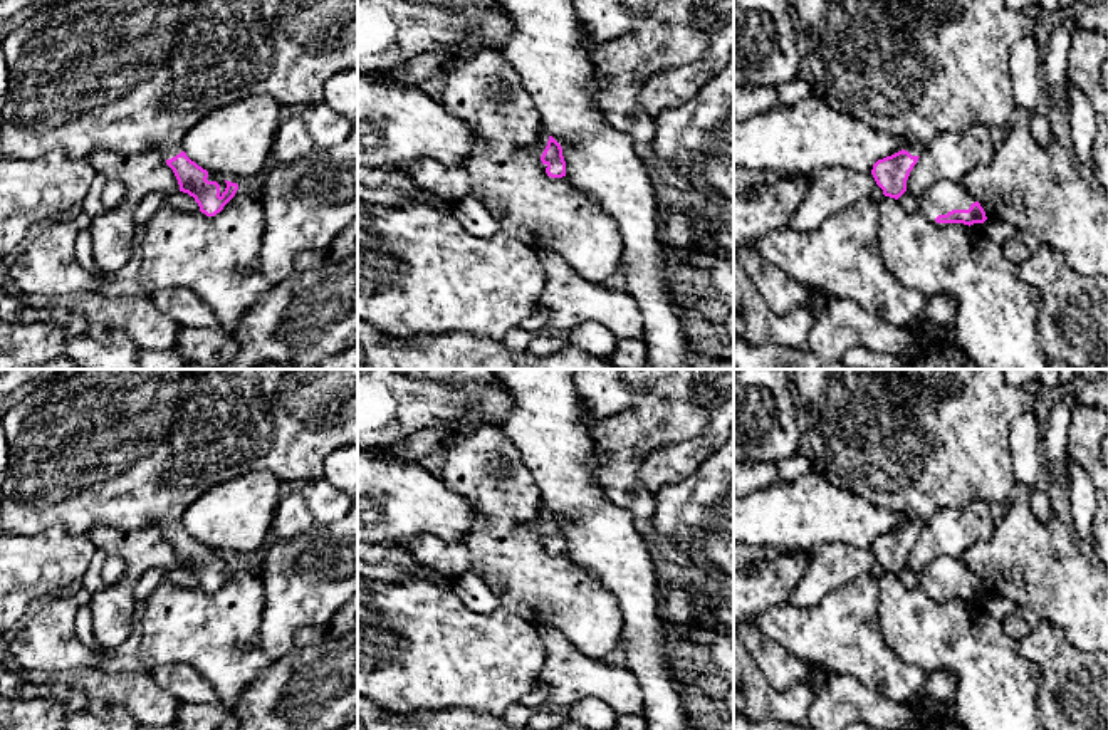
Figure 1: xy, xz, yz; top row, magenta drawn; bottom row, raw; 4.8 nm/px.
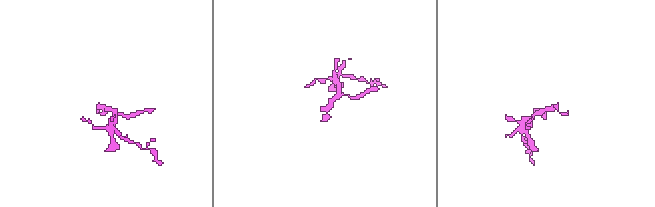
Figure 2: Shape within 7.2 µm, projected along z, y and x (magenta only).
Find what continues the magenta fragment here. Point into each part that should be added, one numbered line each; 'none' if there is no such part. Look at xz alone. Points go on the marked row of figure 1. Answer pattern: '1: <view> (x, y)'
1: xz (534, 151)

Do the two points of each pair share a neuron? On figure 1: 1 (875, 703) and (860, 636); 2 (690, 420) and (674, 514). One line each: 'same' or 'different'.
1: different
2: different

